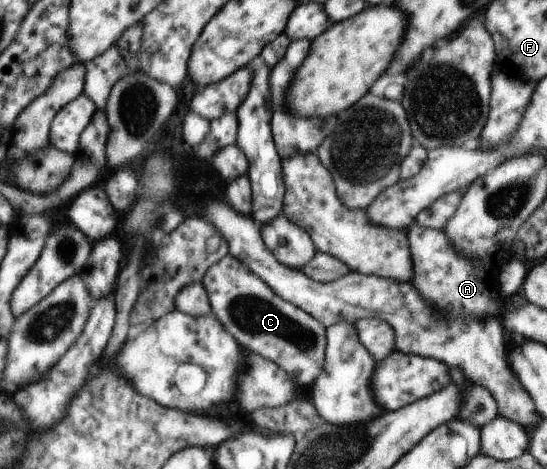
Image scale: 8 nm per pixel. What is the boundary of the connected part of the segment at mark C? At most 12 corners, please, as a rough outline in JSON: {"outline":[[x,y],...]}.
{"outline":[[225,256],[203,286],[245,349],[311,385],[325,327]]}

